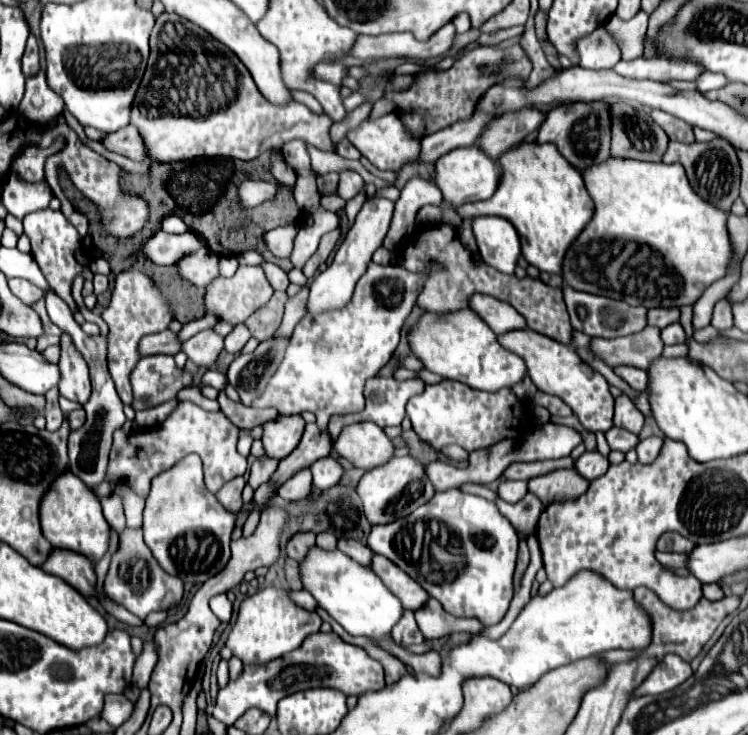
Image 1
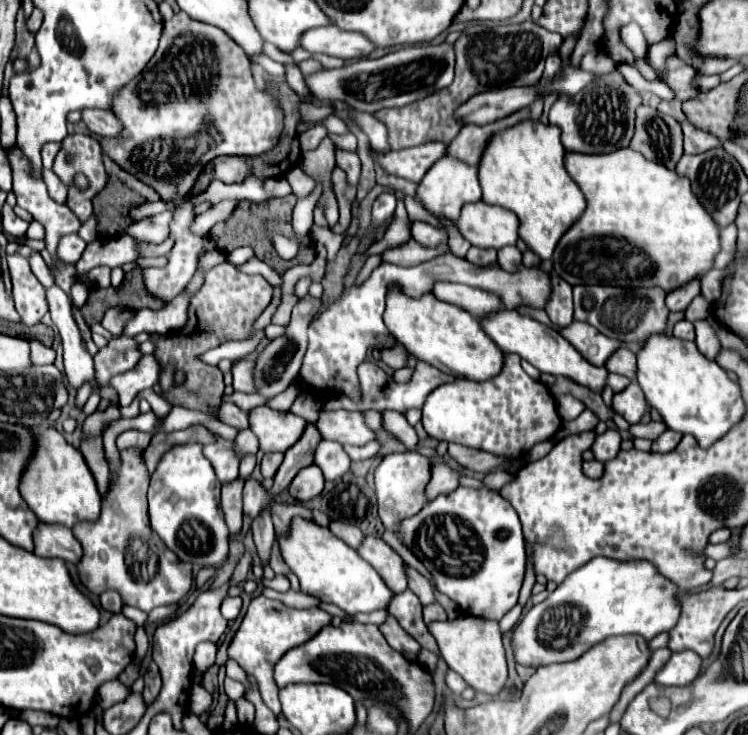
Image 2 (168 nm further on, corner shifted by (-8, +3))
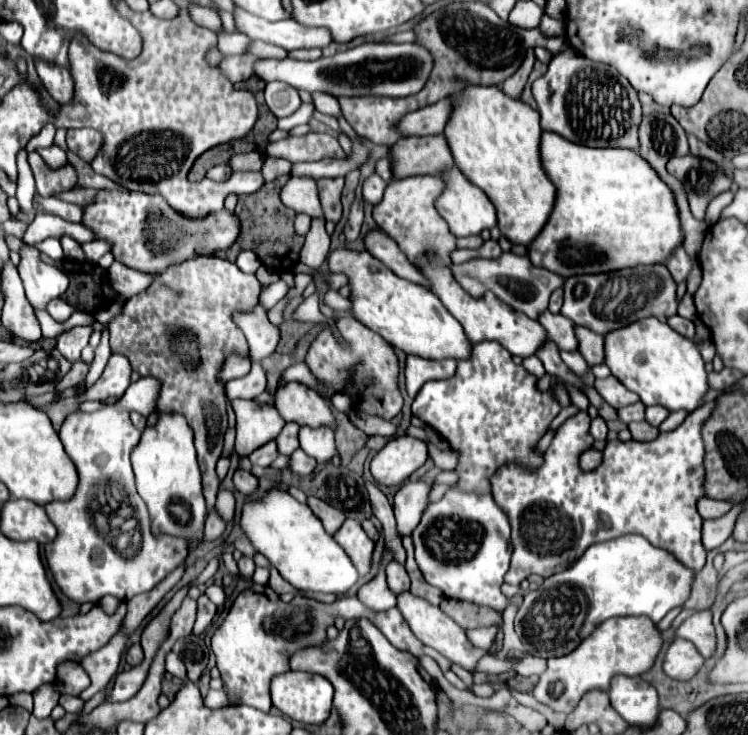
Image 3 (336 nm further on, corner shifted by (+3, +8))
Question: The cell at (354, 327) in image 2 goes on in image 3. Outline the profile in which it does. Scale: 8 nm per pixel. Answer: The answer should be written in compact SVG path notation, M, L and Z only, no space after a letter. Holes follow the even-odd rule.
M503 253L499 259L471 259L461 265L453 265L455 279L471 293L471 295L483 295L487 289L491 289L501 301L511 305L515 311L525 313L529 319L537 319L541 311L547 309L549 295L553 289L563 287L565 277L551 273L545 267L535 267L529 257L521 257L515 253Z

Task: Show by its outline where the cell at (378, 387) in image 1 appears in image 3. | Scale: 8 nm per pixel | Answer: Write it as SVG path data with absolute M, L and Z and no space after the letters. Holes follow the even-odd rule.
M417 355L407 357L407 367L405 367L405 381L407 381L407 393L413 399L419 389L431 381L431 379L449 379L453 377L457 367L455 359L421 359Z

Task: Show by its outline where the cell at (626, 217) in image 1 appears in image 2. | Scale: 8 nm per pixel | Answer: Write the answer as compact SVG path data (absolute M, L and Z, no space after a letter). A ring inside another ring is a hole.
M620 148L612 154L568 154L566 152L566 170L572 176L572 180L580 186L580 190L586 196L586 212L582 214L582 218L562 236L560 244L554 250L554 272L564 278L568 284L576 286L576 284L602 284L602 286L626 286L626 288L652 288L658 286L664 292L672 292L696 278L702 278L708 270L714 268L714 258L720 252L720 226L716 224L716 220L704 210L704 206L696 200L692 188L690 188L690 180L686 176L678 176L674 170L668 170L664 164L658 162L650 162L646 160L640 152L634 152L630 148Z

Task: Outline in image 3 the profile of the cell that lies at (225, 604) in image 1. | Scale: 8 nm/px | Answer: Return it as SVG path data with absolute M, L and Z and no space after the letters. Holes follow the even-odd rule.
M209 585L209 587L205 589L205 595L207 595L217 607L223 607L223 603L225 603L225 591L223 591L223 587L219 587L219 585Z

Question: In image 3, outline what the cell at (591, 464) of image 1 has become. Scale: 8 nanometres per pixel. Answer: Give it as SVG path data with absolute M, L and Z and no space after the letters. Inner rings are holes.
M595 417L593 421L591 421L591 435L595 437L595 439L605 439L607 437L607 425L605 425L605 419L603 417Z

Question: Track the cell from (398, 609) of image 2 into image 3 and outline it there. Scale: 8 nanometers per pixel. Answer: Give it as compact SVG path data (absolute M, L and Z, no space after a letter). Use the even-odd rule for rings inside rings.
M391 561L387 565L387 583L389 583L393 593L409 589L409 575L407 575L407 571L405 571L405 567L401 563Z

